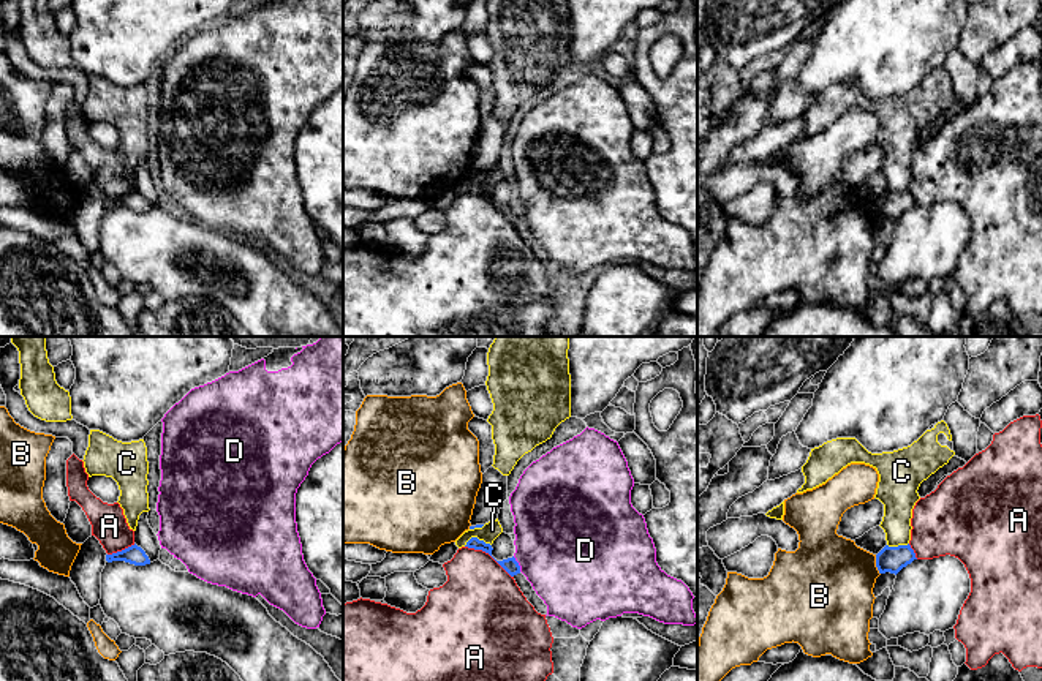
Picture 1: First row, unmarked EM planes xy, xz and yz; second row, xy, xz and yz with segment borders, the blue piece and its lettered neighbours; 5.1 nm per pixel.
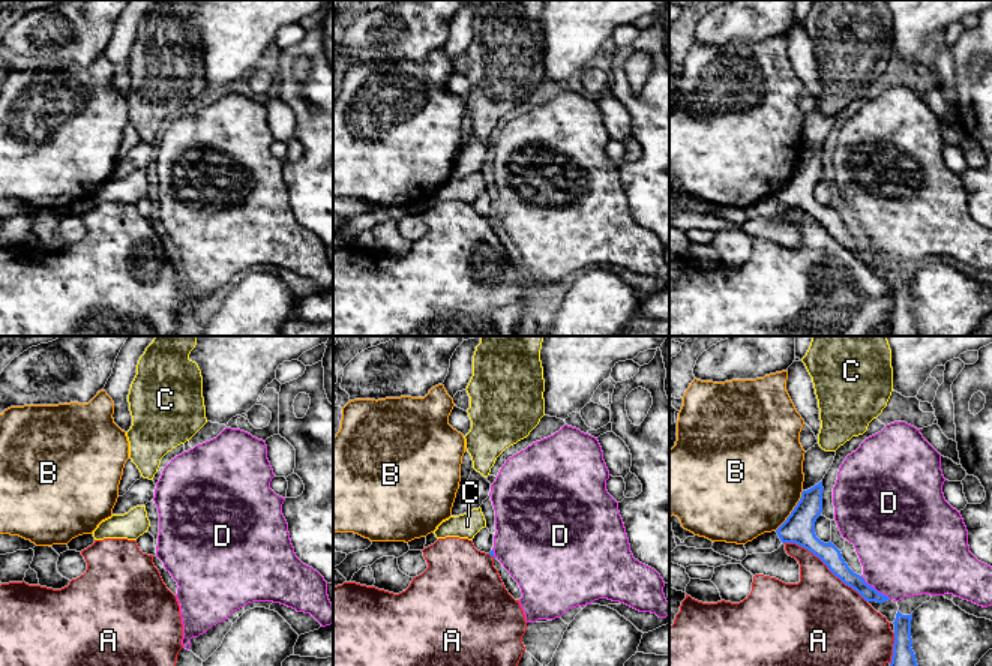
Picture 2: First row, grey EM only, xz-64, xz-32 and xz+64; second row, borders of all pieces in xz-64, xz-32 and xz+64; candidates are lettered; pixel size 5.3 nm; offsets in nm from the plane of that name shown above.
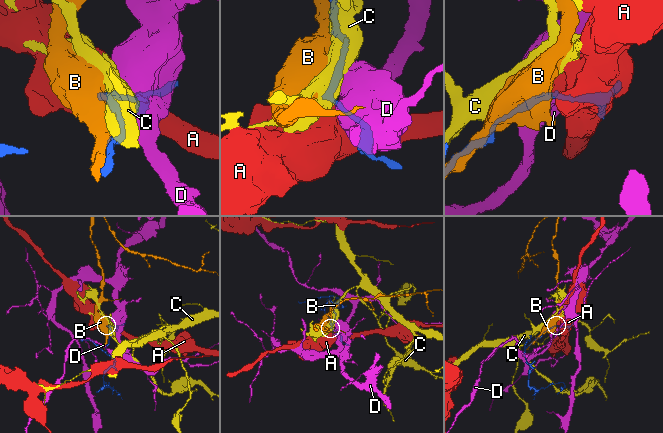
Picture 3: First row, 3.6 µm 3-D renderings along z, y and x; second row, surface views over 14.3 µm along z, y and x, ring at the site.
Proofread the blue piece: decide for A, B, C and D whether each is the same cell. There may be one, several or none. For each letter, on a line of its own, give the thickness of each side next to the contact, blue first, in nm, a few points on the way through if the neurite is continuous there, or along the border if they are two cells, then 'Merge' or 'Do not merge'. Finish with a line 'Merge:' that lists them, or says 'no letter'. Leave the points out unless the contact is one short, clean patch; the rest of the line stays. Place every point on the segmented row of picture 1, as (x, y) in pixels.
A: Thickness 80 nm (blue) against 400 nm. Do not merge
B: Thickness 130 nm (blue) against 440 nm. Do not merge
C: Thickness 80 nm (blue) against 90 nm. Boundary: xz (464, 545), (471, 538), (483, 539), (490, 545). Do not merge
D: Thickness 80 nm (blue) against 480 nm. Boundary: xz (513, 556), (520, 571). Do not merge
Merge: no letter

